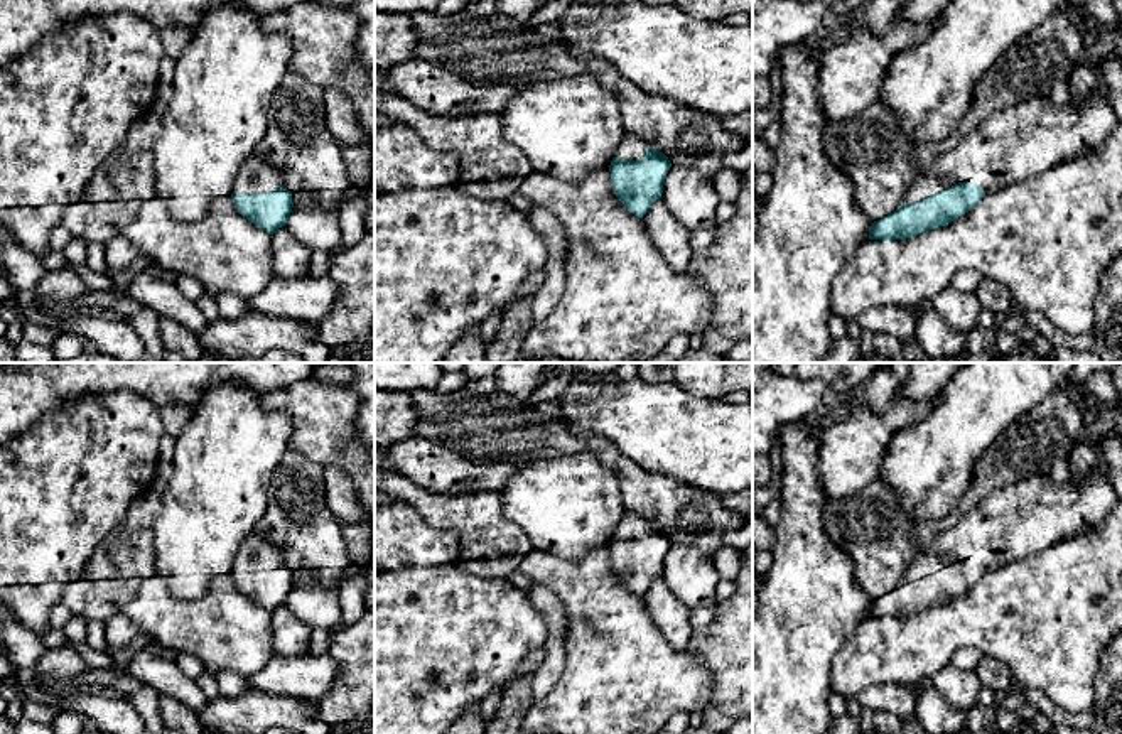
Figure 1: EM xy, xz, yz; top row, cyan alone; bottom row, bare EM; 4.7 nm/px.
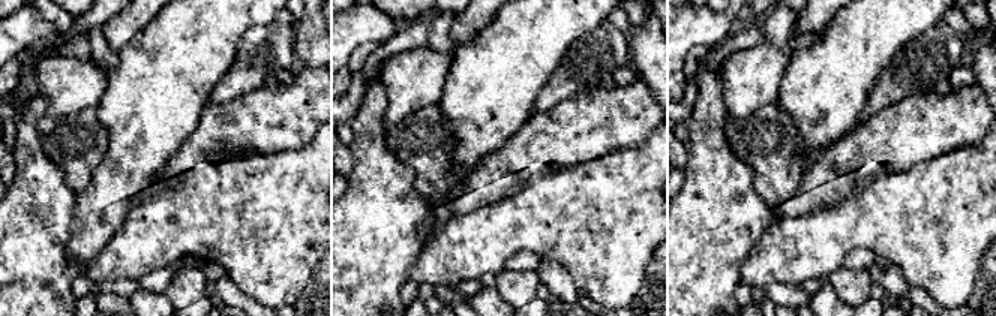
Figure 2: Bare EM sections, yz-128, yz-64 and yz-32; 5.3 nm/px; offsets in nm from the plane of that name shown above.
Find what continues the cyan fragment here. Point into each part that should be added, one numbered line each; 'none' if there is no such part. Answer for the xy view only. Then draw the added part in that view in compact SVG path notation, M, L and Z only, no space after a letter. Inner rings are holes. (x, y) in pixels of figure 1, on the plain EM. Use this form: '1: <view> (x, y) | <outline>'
1: xy (255, 554) | M255 532L241 543L233 570L270 570L283 565L282 550Z

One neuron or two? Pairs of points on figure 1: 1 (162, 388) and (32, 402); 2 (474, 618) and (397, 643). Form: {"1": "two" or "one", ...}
{"1": "one", "2": "one"}

